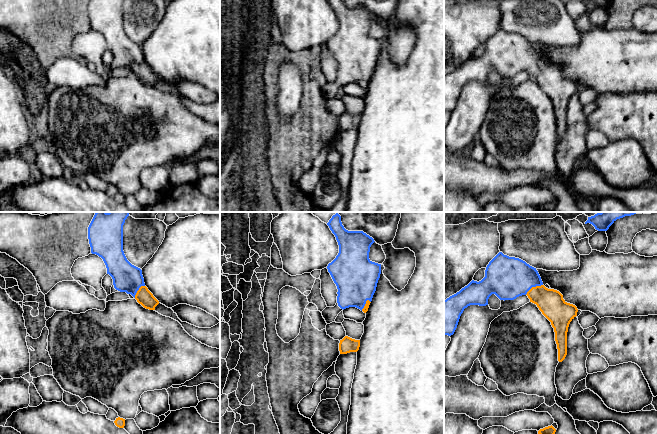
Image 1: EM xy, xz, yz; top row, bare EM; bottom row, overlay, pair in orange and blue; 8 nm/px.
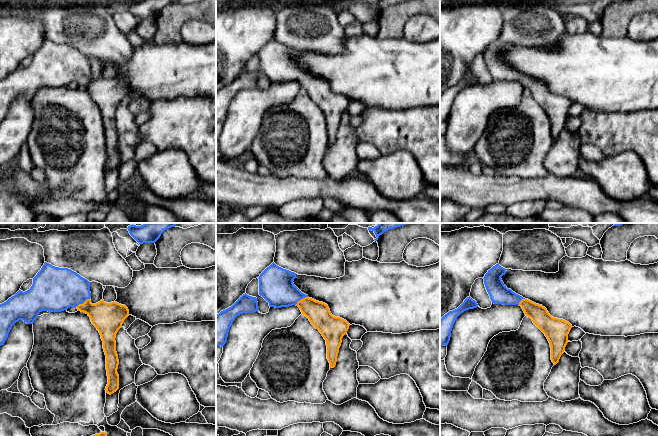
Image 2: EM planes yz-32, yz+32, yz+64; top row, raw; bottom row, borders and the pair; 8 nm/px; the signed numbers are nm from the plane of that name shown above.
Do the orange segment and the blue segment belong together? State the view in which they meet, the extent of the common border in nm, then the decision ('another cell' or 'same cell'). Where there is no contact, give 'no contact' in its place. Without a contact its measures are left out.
yz | 170 nm | same cell

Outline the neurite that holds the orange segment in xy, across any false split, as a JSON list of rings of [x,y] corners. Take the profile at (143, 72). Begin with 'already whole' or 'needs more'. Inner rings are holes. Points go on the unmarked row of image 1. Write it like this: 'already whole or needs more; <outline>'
needs more; [[[90,0],[88,15],[91,29],[103,35],[116,66],[131,70],[144,84],[155,86],[159,77],[145,62],[142,46],[132,41],[124,30],[123,1]]]

